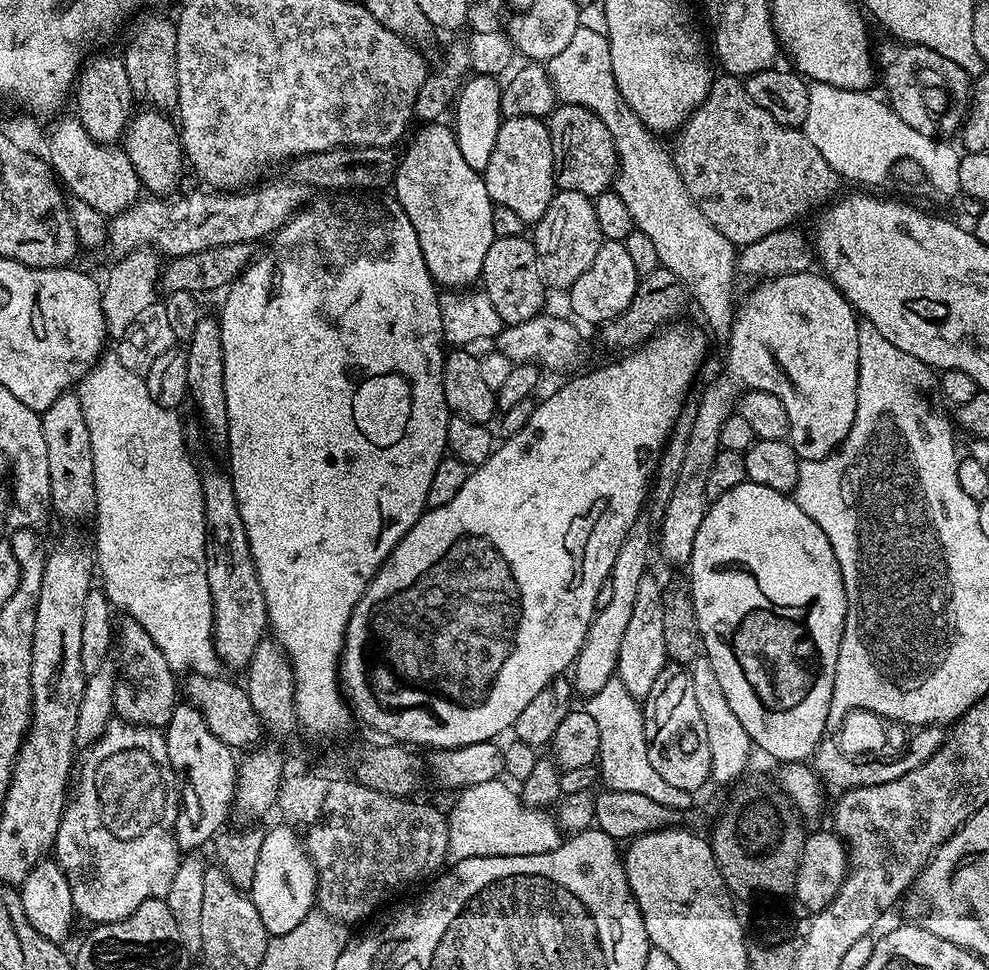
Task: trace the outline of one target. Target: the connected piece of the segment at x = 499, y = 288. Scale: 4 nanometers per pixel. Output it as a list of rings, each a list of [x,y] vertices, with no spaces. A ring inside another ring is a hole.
[[[527,235],[495,238],[490,250],[486,253],[479,279],[482,283],[484,282],[482,291],[489,296],[504,326],[530,322],[530,318],[539,316],[545,311],[544,275],[540,273],[536,248]]]

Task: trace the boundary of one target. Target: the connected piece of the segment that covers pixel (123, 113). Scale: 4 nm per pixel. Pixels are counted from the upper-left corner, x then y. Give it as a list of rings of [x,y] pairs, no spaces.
[[[119,55],[96,56],[87,61],[80,69],[80,75],[74,85],[76,111],[74,116],[80,120],[90,138],[96,143],[116,146],[125,139],[129,121],[134,116],[134,97],[130,88],[126,66]]]

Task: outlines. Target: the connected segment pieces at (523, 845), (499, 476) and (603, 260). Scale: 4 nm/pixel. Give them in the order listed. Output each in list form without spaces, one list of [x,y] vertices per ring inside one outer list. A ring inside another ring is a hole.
[[[503,779],[473,784],[461,791],[448,818],[448,856],[453,861],[479,856],[529,856],[539,852],[554,850],[562,842],[562,829],[547,811],[527,808],[520,799],[517,789],[509,786]]]
[[[673,322],[661,328],[652,339],[616,358],[613,364],[604,364],[593,372],[584,372],[581,376],[566,381],[544,401],[539,401],[534,414],[530,414],[530,422],[526,422],[518,434],[507,437],[486,463],[469,474],[462,490],[454,494],[449,504],[428,508],[420,521],[396,543],[392,555],[376,572],[362,598],[354,606],[344,635],[344,651],[340,653],[338,679],[357,721],[361,720],[366,727],[381,732],[384,735],[381,737],[389,741],[415,746],[417,749],[468,748],[472,744],[484,746],[515,725],[518,714],[526,710],[533,692],[546,686],[557,673],[564,674],[571,669],[584,644],[592,617],[598,611],[598,590],[603,584],[609,583],[614,558],[618,558],[618,549],[622,542],[626,542],[630,526],[634,526],[634,522],[645,511],[661,452],[679,418],[684,401],[693,391],[692,379],[703,366],[704,355],[708,352],[709,337],[705,329],[699,323],[680,323]]]
[[[605,240],[600,245],[594,262],[590,262],[590,267],[582,273],[582,278],[578,278],[578,282],[574,282],[571,288],[567,289],[568,304],[573,312],[571,315],[577,321],[585,320],[593,326],[599,326],[608,320],[618,318],[626,310],[626,306],[630,306],[639,282],[640,275],[634,270],[624,241]]]

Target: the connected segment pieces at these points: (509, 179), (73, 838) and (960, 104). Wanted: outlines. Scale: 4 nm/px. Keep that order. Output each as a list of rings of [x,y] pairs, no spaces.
[[[538,116],[507,117],[500,125],[490,162],[482,175],[493,204],[515,210],[525,226],[535,225],[558,191],[547,123]]]
[[[116,718],[83,752],[58,826],[54,859],[66,874],[66,882],[70,882],[70,898],[74,898],[77,917],[85,916],[92,926],[113,924],[130,918],[142,902],[168,895],[170,882],[174,882],[174,872],[182,859],[176,845],[181,785],[166,750],[164,732],[159,728],[143,728]]]
[[[888,42],[879,45],[878,76],[884,79],[884,88],[888,91],[887,103],[906,122],[906,126],[914,126],[918,134],[926,134],[933,138],[948,138],[951,132],[961,131],[961,127],[969,114],[970,107],[970,74],[958,66],[958,62],[950,62],[950,58],[942,58],[934,50],[917,44]]]

